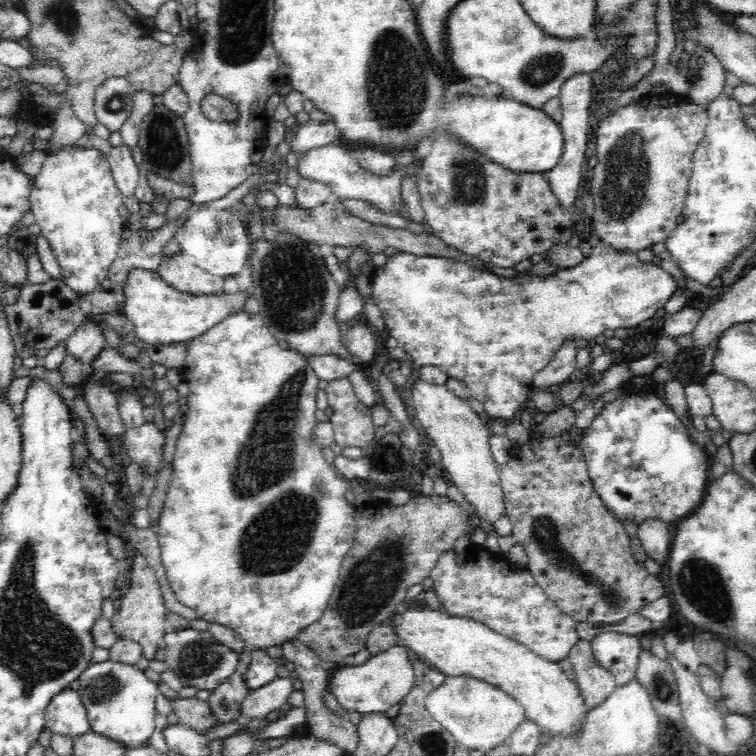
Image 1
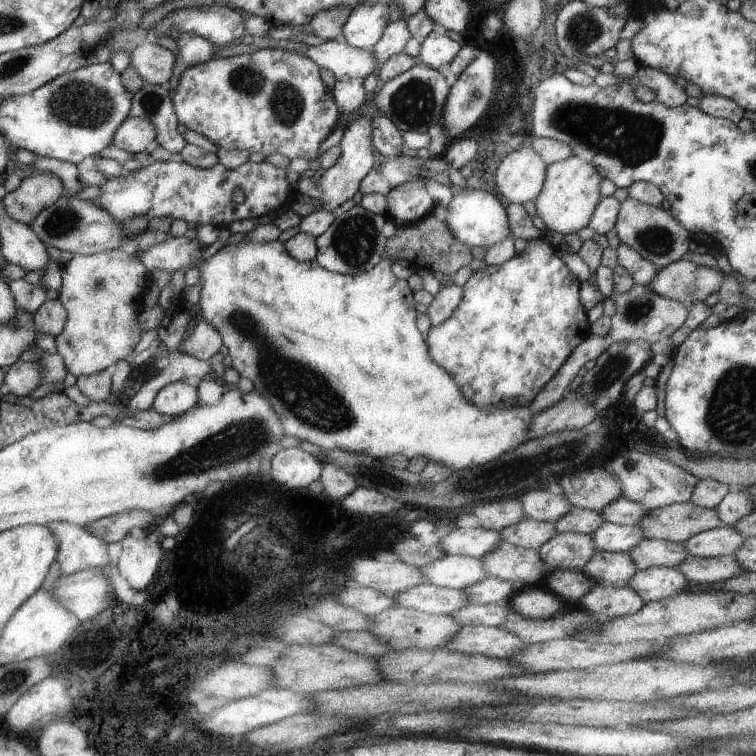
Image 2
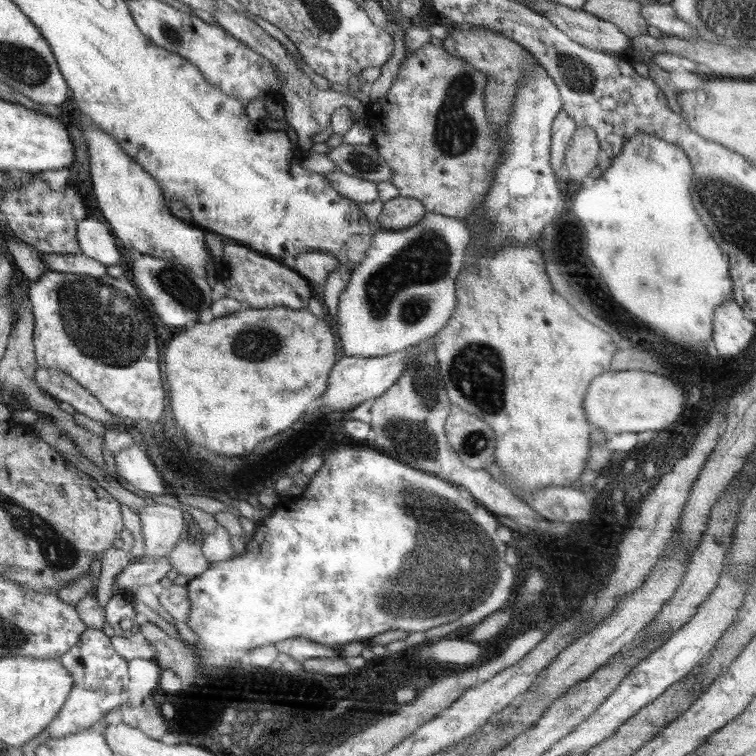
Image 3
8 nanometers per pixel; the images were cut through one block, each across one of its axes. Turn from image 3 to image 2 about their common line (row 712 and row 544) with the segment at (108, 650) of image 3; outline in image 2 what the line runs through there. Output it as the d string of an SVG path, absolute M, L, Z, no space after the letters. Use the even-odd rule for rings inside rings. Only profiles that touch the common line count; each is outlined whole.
M66 521L48 523L57 538L60 550L58 562L64 575L89 568L99 568L111 573L112 558L108 555L108 543L93 537L87 529Z

